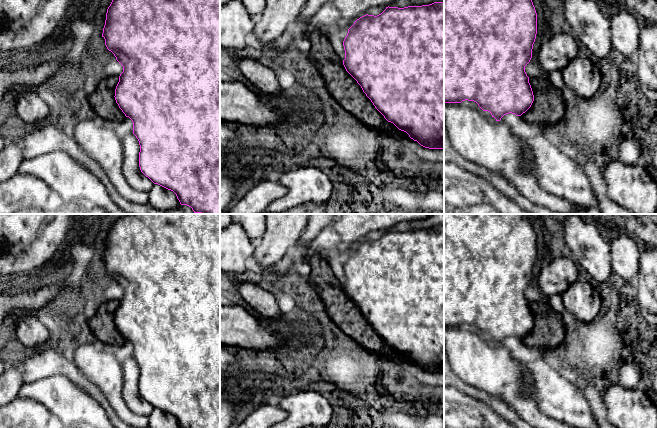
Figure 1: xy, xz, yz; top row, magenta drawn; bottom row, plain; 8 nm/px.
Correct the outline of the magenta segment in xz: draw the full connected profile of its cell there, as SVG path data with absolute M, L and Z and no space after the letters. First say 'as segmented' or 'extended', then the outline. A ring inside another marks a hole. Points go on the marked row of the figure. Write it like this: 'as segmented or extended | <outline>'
as segmented | M444 2L404 8L388 6L377 16L366 14L357 19L348 29L343 46L345 50L343 65L346 71L357 81L384 118L393 123L399 130L406 132L411 139L417 141L421 146L429 149L444 149Z

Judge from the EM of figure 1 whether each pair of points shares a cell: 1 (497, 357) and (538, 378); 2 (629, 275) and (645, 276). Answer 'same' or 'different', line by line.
1: different
2: different

